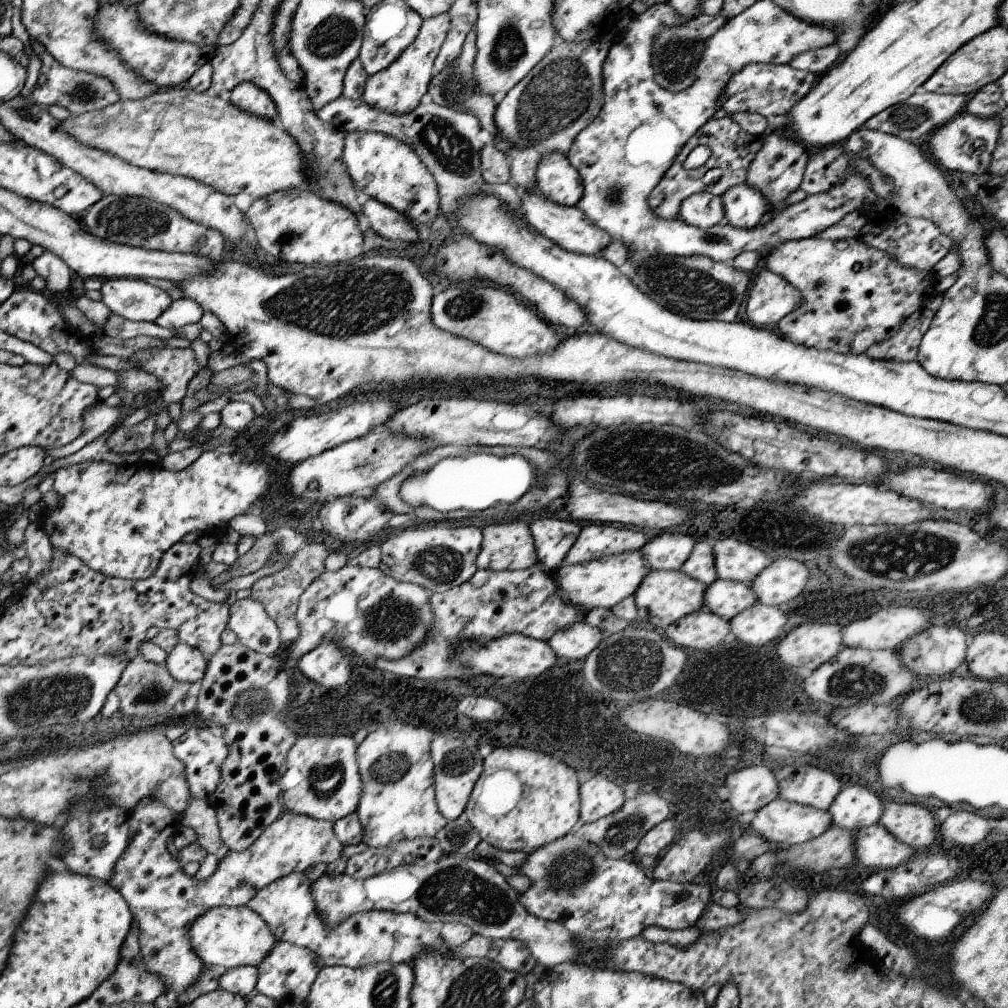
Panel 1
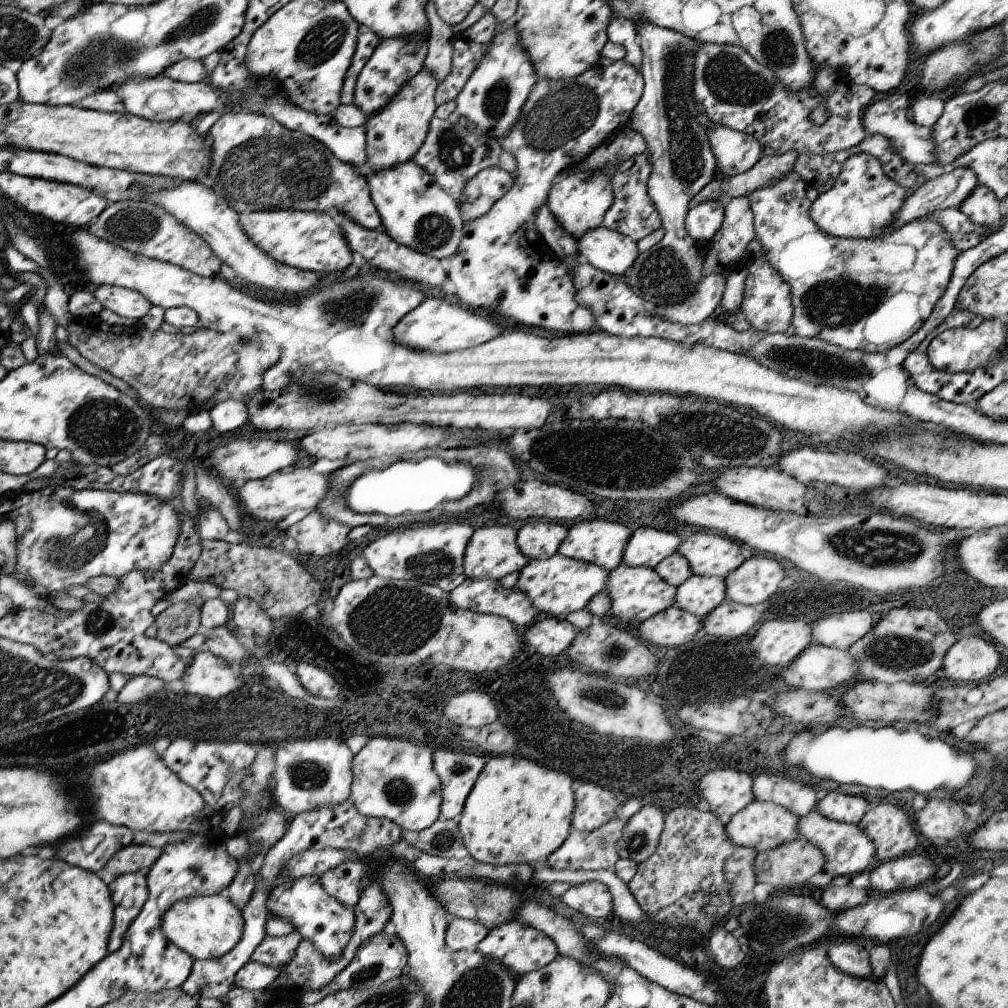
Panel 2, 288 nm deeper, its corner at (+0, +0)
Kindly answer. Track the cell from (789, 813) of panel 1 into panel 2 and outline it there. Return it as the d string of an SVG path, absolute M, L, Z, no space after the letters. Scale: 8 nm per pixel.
M753 800L745 808L741 808L737 814L733 814L733 818L729 818L729 822L725 824L725 834L729 836L729 842L733 842L735 846L753 848L759 854L761 850L777 848L779 844L789 844L789 842L797 840L797 836L799 836L797 822L799 822L799 818L795 814L791 814L789 810L785 810L783 806L777 806L773 802Z

